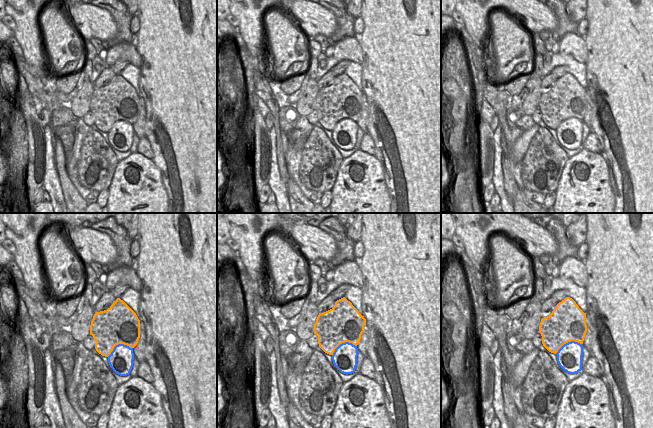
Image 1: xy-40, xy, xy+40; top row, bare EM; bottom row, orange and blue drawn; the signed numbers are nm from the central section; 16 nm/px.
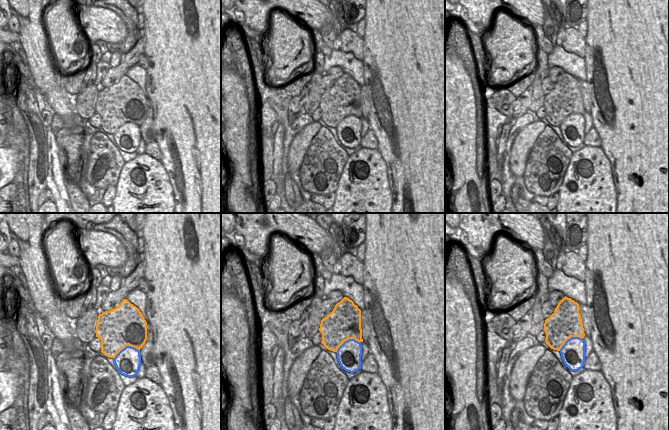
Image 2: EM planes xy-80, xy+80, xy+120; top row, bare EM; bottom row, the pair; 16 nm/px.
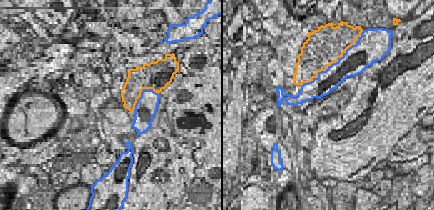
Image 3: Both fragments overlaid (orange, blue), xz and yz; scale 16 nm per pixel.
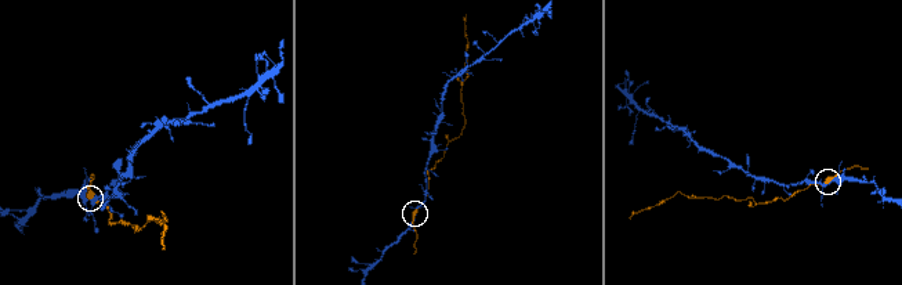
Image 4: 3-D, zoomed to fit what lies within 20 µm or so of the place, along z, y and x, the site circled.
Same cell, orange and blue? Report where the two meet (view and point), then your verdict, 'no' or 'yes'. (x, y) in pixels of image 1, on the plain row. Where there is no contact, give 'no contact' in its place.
xy-40 (118, 119) | no

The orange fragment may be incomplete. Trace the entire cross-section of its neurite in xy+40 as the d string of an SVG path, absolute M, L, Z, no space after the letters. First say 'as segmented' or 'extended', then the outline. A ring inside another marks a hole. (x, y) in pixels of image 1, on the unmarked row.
as segmented; M566 73L549 92L541 95L538 108L543 122L554 130L568 118L583 120L587 108L586 89L572 74Z

